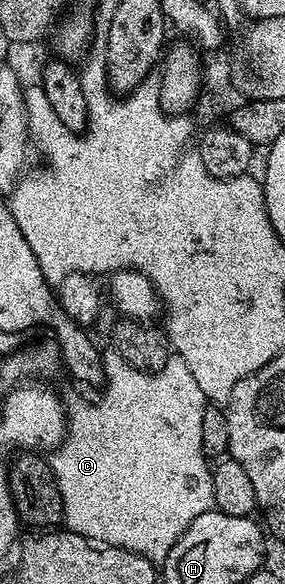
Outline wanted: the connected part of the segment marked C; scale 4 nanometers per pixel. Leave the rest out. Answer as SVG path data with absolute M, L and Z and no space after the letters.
M113 348L104 349L102 355L105 379L105 385L101 390L103 399L96 406L79 406L75 411L73 409L70 411L67 432L63 436L63 441L55 446L49 454L53 476L57 480L57 488L61 488L62 525L66 529L72 530L74 534L81 535L82 538L90 538L96 544L120 546L129 552L137 552L141 556L145 556L150 562L159 564L175 546L175 541L186 532L189 524L193 524L193 520L197 520L197 516L201 516L215 505L213 480L211 479L212 467L209 465L209 458L204 453L201 442L202 414L209 403L207 397L201 392L197 380L193 377L193 372L189 372L189 364L185 364L185 360L181 360L178 356L172 356L165 364L165 368L148 372L133 368L133 364L126 362Z

